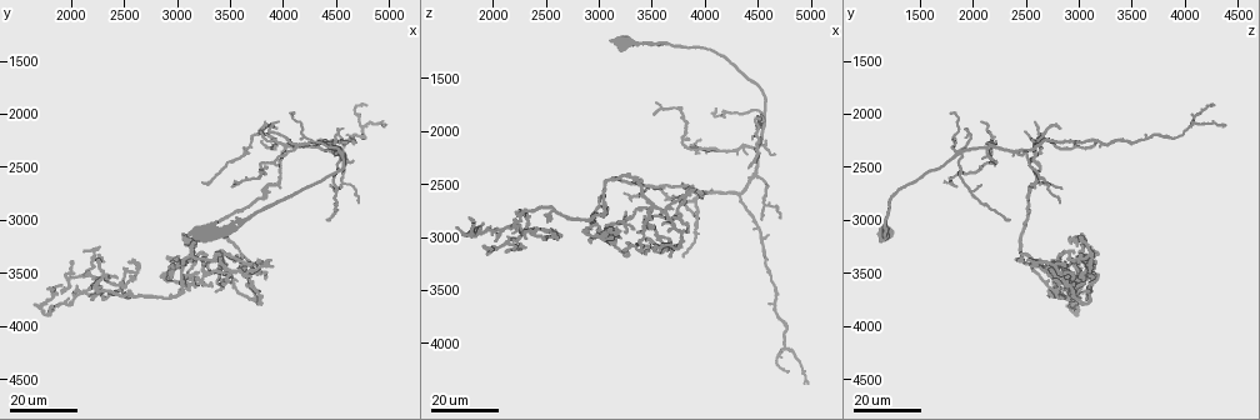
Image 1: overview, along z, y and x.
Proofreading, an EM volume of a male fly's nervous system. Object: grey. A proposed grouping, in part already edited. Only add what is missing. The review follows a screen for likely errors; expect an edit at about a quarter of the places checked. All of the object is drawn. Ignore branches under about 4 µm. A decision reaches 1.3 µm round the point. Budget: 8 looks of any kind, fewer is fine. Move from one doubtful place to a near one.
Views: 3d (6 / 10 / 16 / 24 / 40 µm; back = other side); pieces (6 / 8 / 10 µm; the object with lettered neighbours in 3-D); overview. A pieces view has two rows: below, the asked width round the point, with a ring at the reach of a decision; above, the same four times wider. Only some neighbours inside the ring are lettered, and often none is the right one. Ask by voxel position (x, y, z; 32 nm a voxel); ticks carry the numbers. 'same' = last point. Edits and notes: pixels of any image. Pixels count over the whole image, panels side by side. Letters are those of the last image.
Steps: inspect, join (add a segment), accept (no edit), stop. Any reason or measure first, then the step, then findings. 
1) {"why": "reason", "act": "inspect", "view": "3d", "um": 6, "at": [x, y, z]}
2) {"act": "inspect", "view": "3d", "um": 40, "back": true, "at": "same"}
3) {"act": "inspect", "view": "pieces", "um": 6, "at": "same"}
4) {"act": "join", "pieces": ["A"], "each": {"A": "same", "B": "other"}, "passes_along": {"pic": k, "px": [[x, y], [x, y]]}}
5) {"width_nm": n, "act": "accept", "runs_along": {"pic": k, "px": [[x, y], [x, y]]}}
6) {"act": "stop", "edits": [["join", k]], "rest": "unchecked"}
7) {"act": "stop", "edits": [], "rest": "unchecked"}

{"why": "branch stops here", "act": "inspect", "view": "3d", "um": 16, "at": [1680, 3780, 2900]}

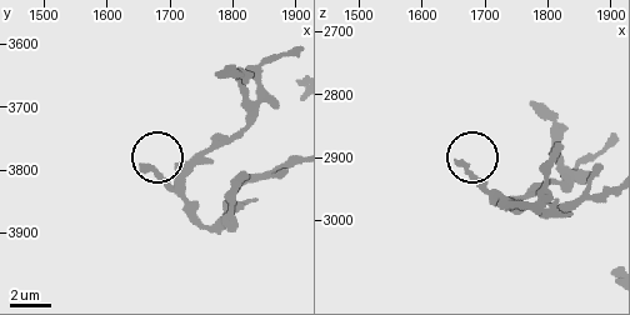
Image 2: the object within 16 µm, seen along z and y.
{"why": "what lies round it", "act": "inspect", "view": "pieces", "um": 10, "at": [1660, 3795, 2905]}

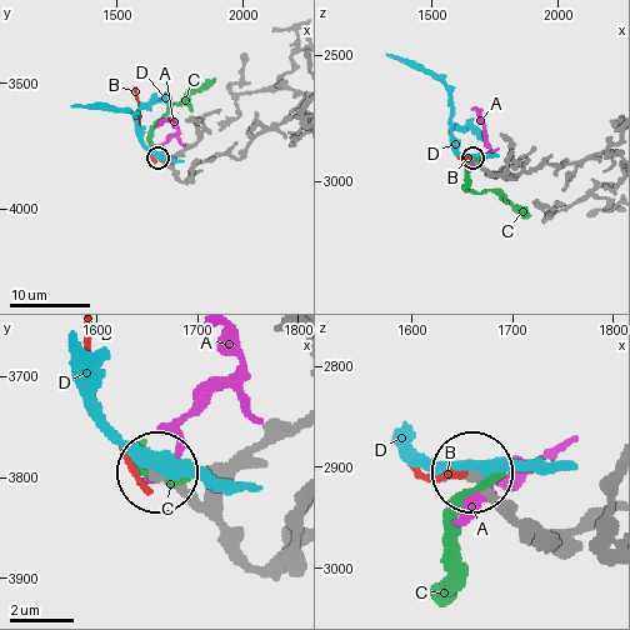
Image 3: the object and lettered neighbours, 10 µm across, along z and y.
{"act": "accept", "each": {"A": "other", "B": "other", "C": "other", "D": "other"}, "runs_along": {"pic": 3, "px": [[284, 541], [251, 563], [158, 471]]}, "found": "no lettered segment goes on from it"}

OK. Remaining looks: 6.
{"act": "inspect", "view": "3d", "um": 16, "at": [1800, 3800, 2900]}

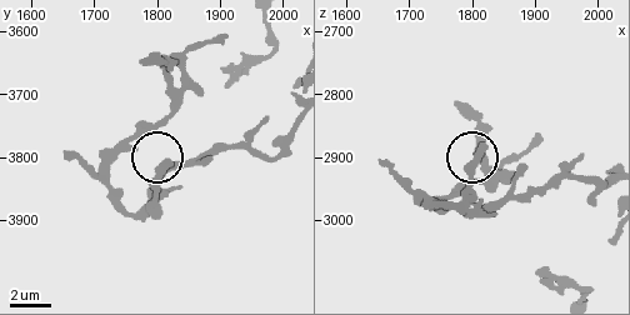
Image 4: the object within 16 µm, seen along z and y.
{"act": "inspect", "view": "pieces", "um": 6, "at": [1815, 3805, 2890]}

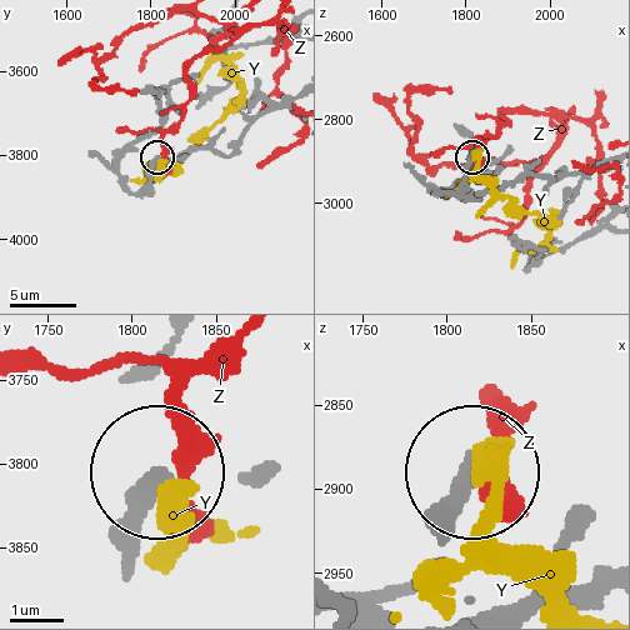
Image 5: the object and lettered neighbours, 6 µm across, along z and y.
{"act": "accept", "each": {"Y": "other", "Z": "other"}, "runs_along": {"pic": 5, "px": [[135, 544], [158, 481]]}, "found": "none of them fits"}

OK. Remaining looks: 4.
{"why": "thin end", "act": "inspect", "view": "3d", "um": 16, "at": [3800, 2260, 3160]}

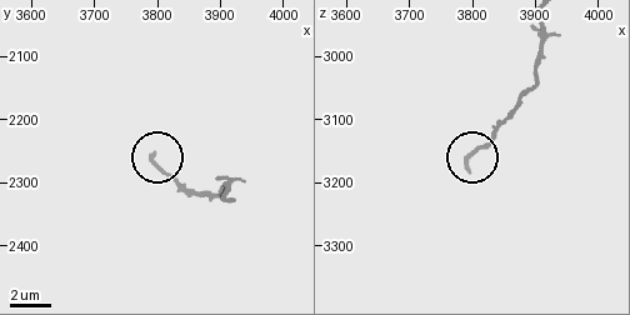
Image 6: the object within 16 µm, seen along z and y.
{"why": "what lies round it", "act": "inspect", "view": "pieces", "um": 8, "at": [3795, 2255, 3175]}

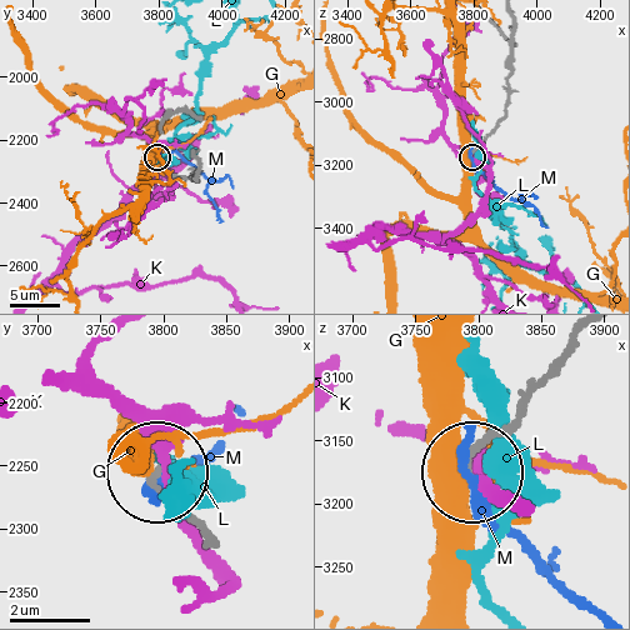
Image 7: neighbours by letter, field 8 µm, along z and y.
{"act": "accept", "each": {"G": "other", "K": "other", "L": "other", "M": "other"}, "runs_along": {"pic": 7, "px": [[535, 393], [470, 470]]}, "found": "no lettered segment goes on from it"}

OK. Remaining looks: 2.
{"why": "an open end", "act": "inspect", "view": "3d", "um": 16, "at": [3900, 2140, 2820]}

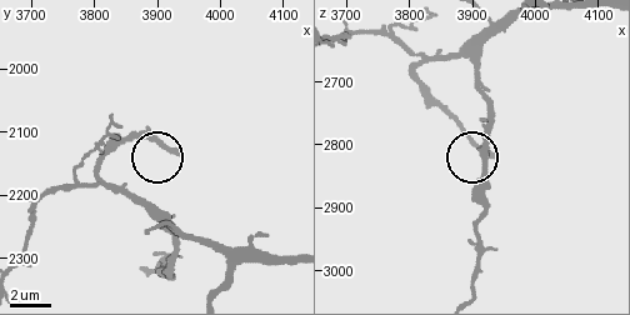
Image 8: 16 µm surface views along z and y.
{"act": "inspect", "view": "pieces", "um": 8, "at": [3935, 2130, 2815]}

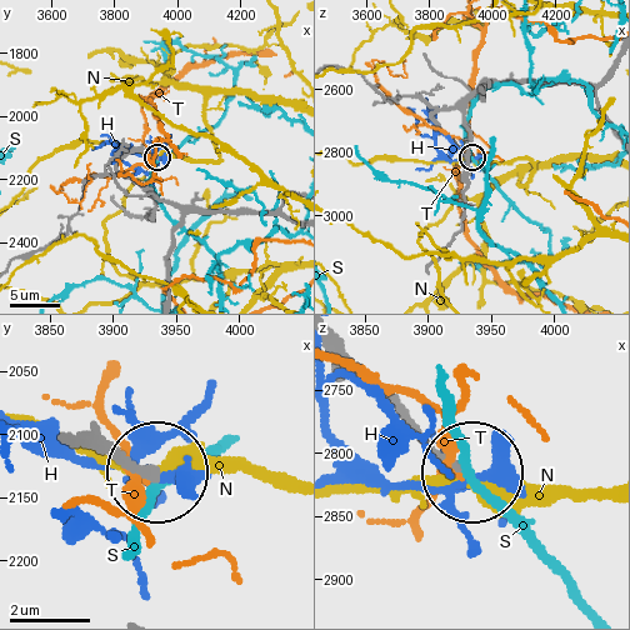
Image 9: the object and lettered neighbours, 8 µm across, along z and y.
{"act": "accept", "each": {"H": "other", "N": "other", "S": "other", "T": "other"}, "runs_along": {"pic": 9, "px": [[341, 343], [473, 470]]}, "found": "none of them fits"}

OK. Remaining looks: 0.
{"act": "stop", "edits": [], "rest": "unchecked"}

